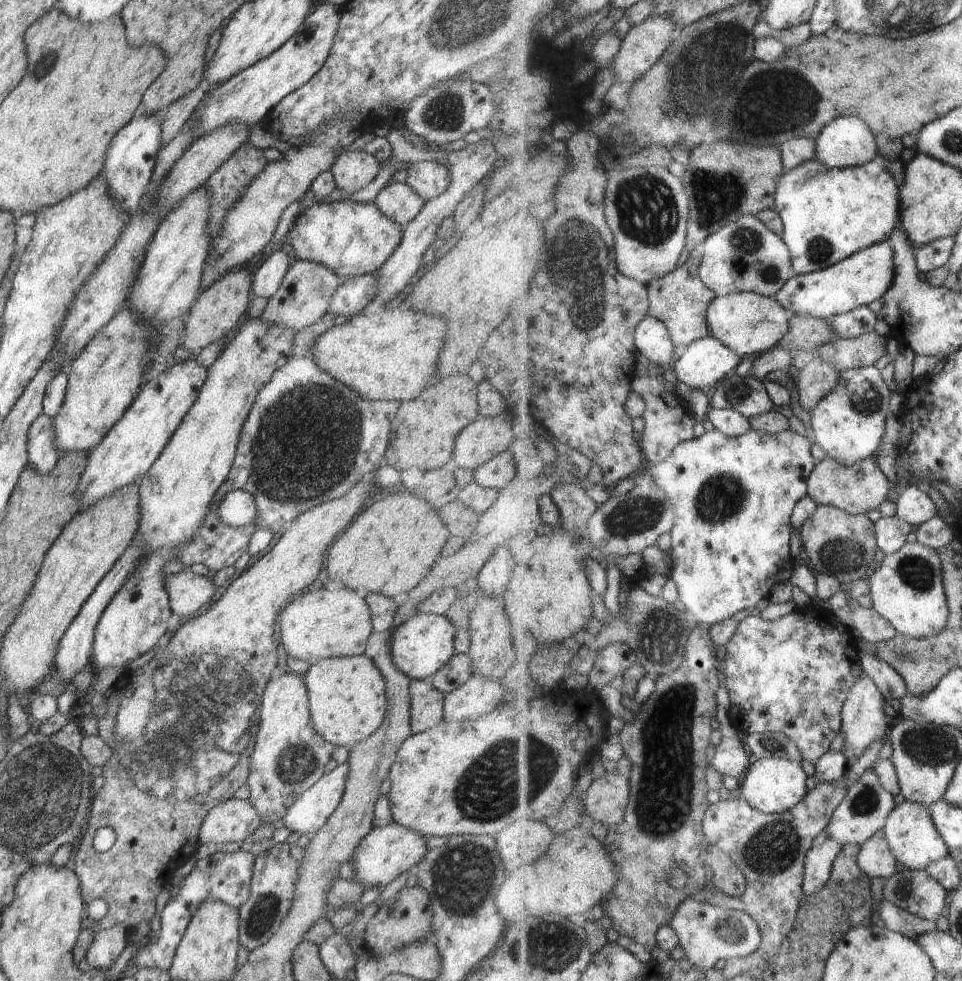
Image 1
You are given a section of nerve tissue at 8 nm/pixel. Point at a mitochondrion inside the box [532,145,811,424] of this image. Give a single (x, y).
(574, 236)

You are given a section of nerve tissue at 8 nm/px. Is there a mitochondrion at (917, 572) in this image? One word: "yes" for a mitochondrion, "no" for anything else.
yes

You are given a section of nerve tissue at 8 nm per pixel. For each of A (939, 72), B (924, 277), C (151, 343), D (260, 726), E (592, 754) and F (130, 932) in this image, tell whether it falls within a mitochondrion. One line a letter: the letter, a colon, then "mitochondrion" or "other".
A: other
B: other
C: other
D: mitochondrion
E: other
F: other

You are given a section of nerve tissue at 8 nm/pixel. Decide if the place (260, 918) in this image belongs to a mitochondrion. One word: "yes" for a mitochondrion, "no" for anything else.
yes

